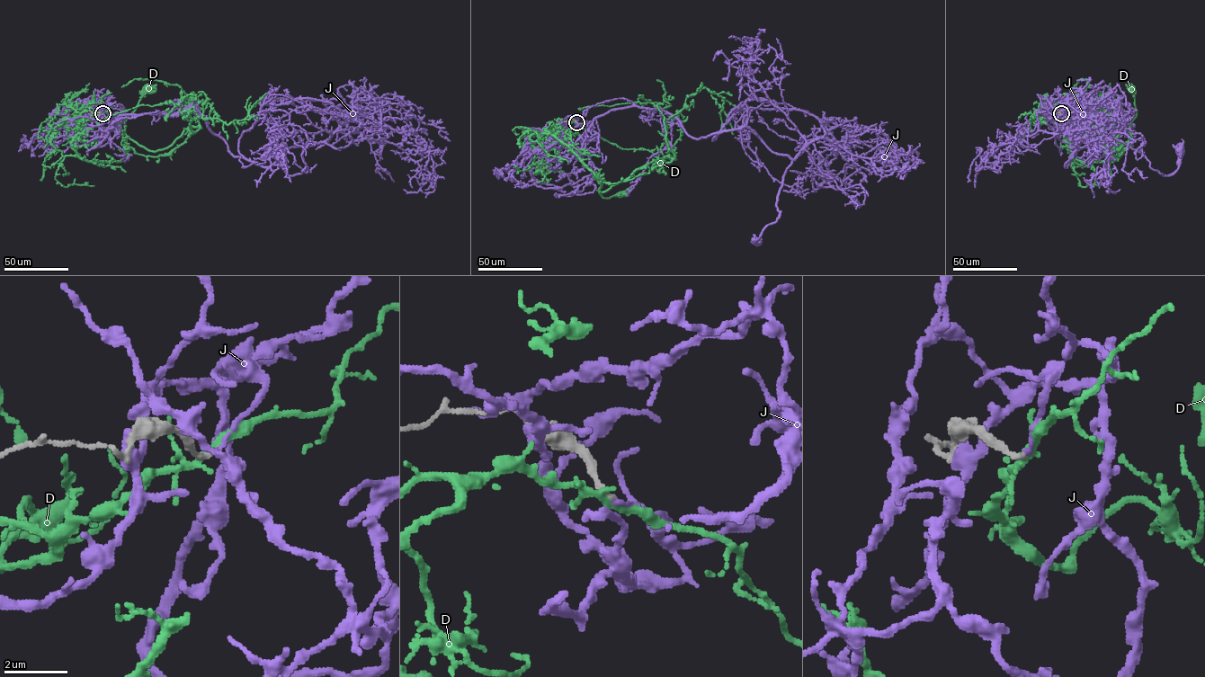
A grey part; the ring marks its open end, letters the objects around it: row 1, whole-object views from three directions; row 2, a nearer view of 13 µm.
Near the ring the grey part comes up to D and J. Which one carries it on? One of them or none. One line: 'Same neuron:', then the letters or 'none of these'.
Same neuron: none of these

